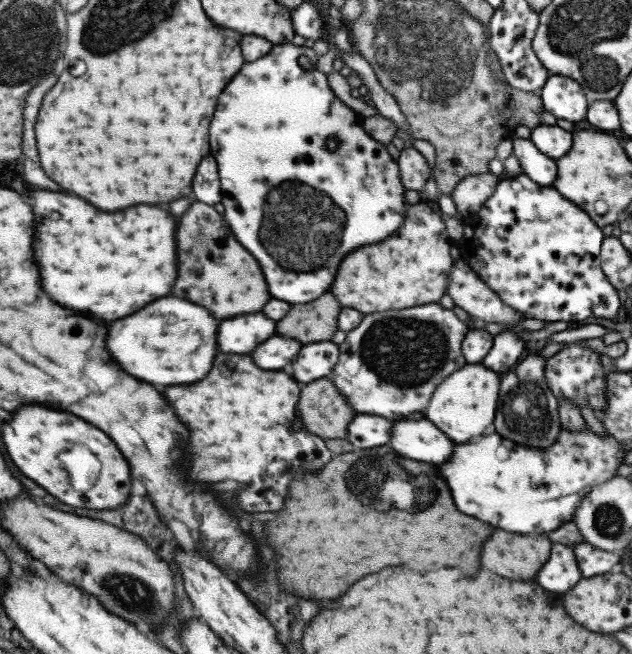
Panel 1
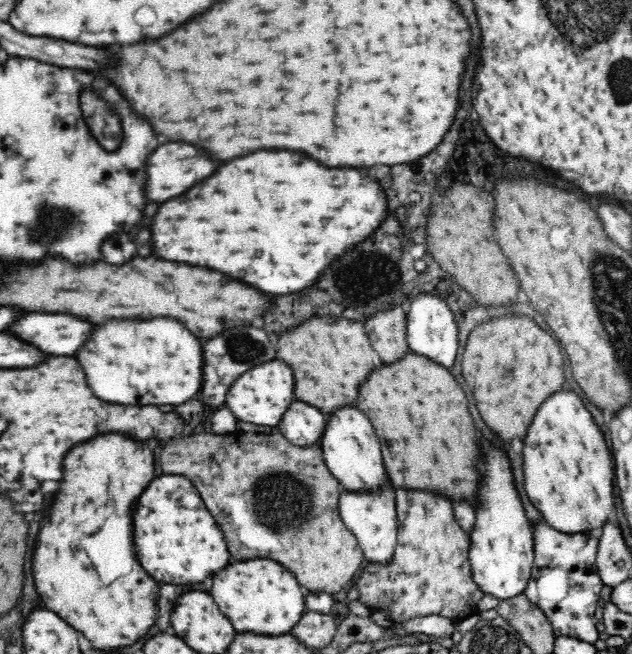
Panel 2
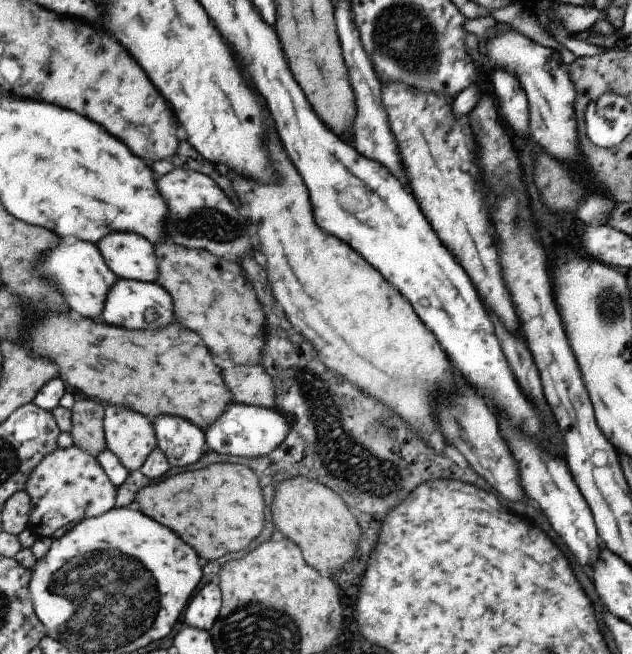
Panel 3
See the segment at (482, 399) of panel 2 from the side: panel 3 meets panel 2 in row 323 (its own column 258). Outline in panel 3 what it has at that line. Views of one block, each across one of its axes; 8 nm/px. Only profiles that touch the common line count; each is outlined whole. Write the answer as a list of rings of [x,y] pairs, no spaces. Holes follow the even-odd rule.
[[[212,463],[199,470],[179,472],[135,493],[138,510],[173,530],[203,560],[245,548],[264,523],[264,500],[255,474],[238,463]]]

